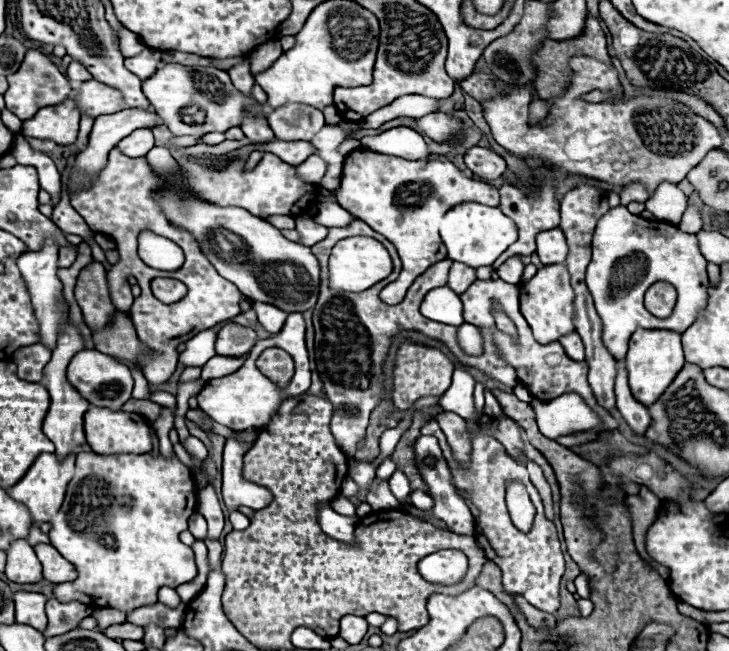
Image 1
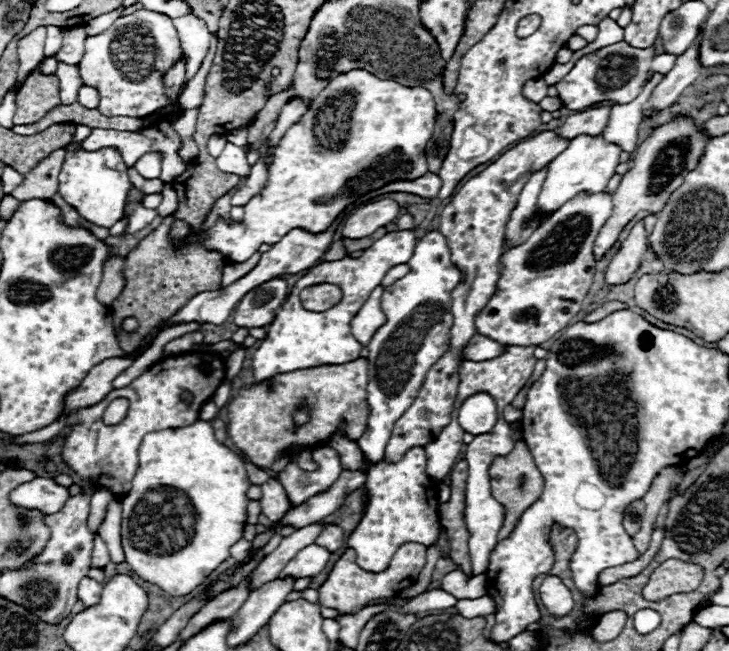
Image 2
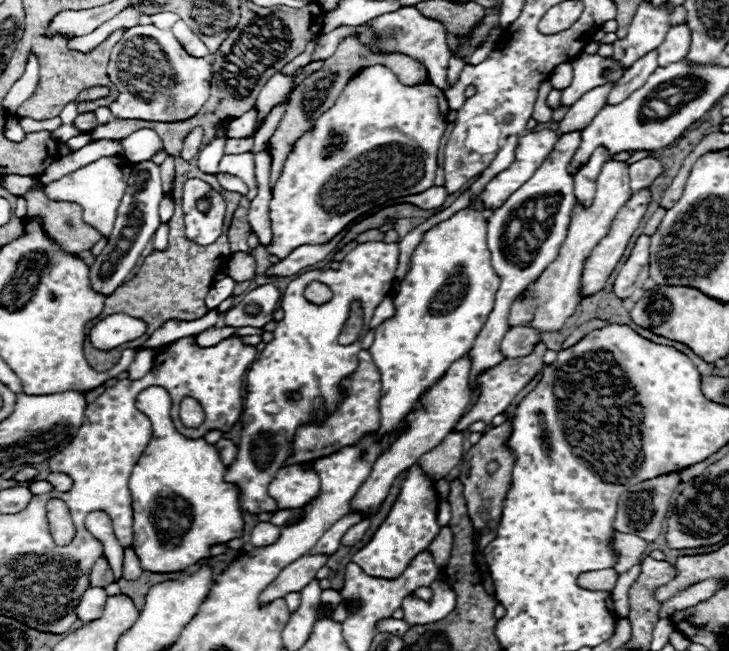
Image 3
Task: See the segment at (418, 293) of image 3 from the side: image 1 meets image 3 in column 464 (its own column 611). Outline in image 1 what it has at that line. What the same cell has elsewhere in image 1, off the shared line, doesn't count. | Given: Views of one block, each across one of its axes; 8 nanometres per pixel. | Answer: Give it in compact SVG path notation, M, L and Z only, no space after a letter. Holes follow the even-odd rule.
M626 206L610 208L600 218L596 232L594 232L594 240L592 240L592 262L588 264L588 270L586 270L586 284L594 296L598 316L602 318L602 324L604 324L604 336L602 336L604 344L606 344L608 352L618 360L626 356L628 340L636 328L646 328L646 330L666 328L666 330L684 332L686 328L690 328L696 322L698 312L704 308L706 298L708 298L706 258L698 250L696 234L686 234L686 232L678 230L674 224L668 224L662 220L646 220L642 216L630 214ZM660 280L674 284L674 288L678 290L677 302L672 314L667 318L656 318L644 308L644 292L648 290L648 286L652 286L654 282L660 282Z

